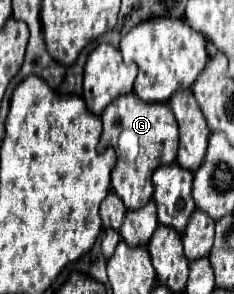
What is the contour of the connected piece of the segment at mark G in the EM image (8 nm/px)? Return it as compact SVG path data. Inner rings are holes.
M134 93L114 99L102 113L104 145L116 149L117 161L112 169L112 189L126 203L128 209L138 209L152 199L152 173L160 165L176 161L178 127L166 103L146 103Z

